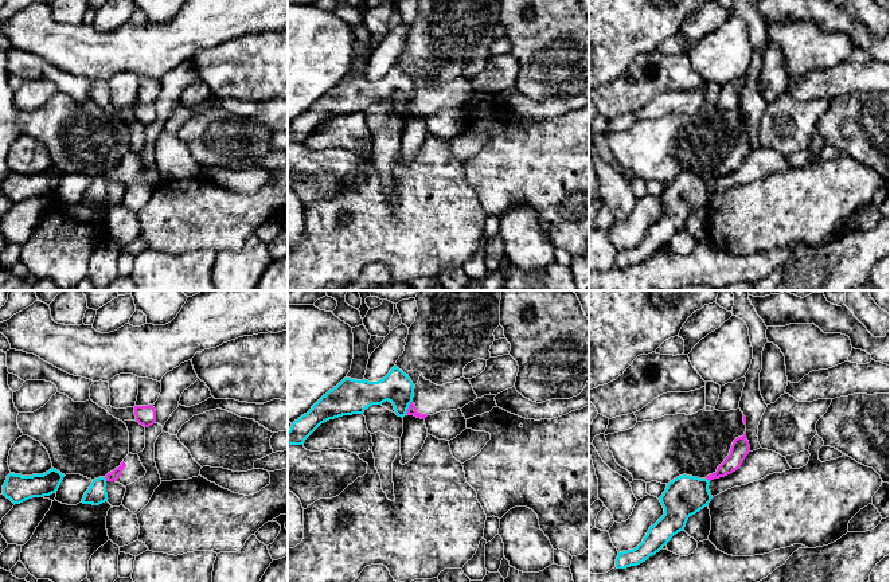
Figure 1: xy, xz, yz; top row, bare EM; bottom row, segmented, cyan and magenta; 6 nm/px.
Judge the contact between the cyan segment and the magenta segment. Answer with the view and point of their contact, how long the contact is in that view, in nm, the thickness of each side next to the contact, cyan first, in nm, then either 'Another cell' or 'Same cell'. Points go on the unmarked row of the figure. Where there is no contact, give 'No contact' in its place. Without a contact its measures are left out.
Touches cyan at xz (408, 106). Shared border 90 nm. Thickness 190 nm (cyan) against 60 nm. Another cell

